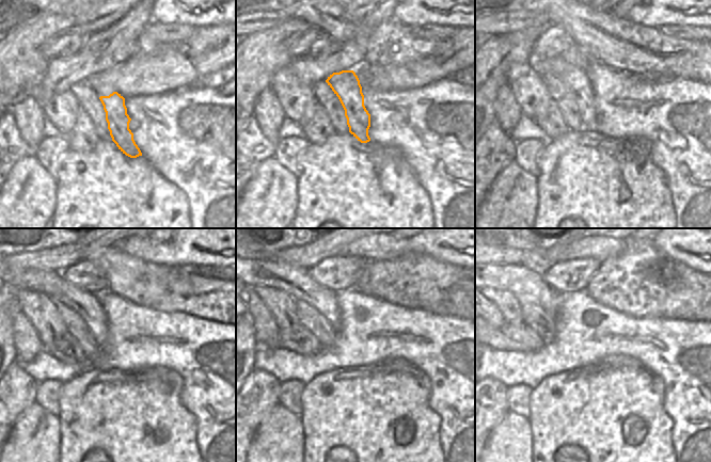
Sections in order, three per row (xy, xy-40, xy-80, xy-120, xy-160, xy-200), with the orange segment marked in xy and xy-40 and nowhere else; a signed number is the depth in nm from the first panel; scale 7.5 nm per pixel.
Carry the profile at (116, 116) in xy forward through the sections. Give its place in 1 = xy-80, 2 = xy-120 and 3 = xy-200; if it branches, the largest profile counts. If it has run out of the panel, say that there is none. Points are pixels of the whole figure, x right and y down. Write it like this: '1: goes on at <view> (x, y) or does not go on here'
1: goes on at xy-80 (575, 79)
2: goes on at xy-120 (53, 284)
3: goes on at xy-200 (527, 285)

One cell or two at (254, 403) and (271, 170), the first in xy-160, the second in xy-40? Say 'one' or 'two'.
two

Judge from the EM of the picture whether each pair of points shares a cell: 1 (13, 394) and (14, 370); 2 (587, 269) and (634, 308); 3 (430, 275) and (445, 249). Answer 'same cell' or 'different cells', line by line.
1: same cell
2: different cells
3: different cells

